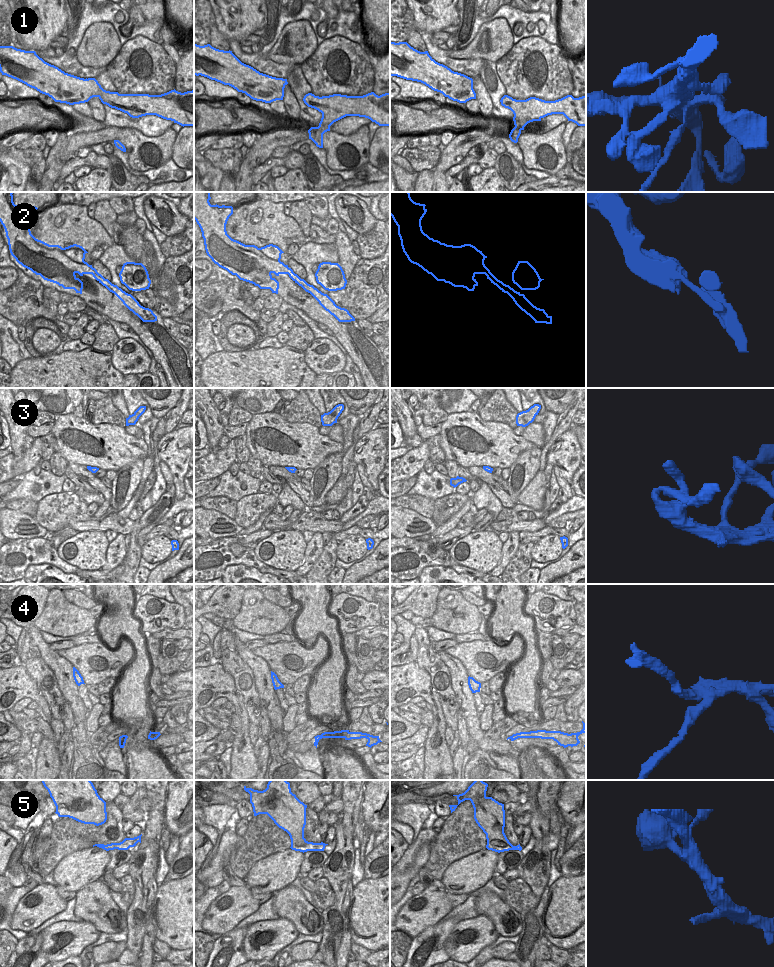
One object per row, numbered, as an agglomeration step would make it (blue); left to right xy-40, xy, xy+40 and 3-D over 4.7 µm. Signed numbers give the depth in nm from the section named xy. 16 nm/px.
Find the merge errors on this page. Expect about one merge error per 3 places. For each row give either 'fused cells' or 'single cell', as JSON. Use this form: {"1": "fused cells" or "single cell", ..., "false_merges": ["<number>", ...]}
{"1": "single cell", "2": "fused cells", "3": "single cell", "4": "fused cells", "5": "single cell", "false_merges": ["2", "4"]}

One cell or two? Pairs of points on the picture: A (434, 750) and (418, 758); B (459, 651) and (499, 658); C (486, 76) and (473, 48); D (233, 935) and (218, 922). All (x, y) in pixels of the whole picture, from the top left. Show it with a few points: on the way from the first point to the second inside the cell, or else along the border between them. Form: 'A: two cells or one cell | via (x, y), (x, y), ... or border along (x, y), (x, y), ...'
A: two cells | border along (423, 745), (424, 769)
B: one cell | via (469, 652), (489, 652)
C: two cells | border along (483, 59), (488, 59), (495, 63)
D: two cells | border along (234, 927), (221, 935)

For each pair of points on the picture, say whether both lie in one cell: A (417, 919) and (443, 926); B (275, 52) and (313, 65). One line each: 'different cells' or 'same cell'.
A: different cells
B: different cells

